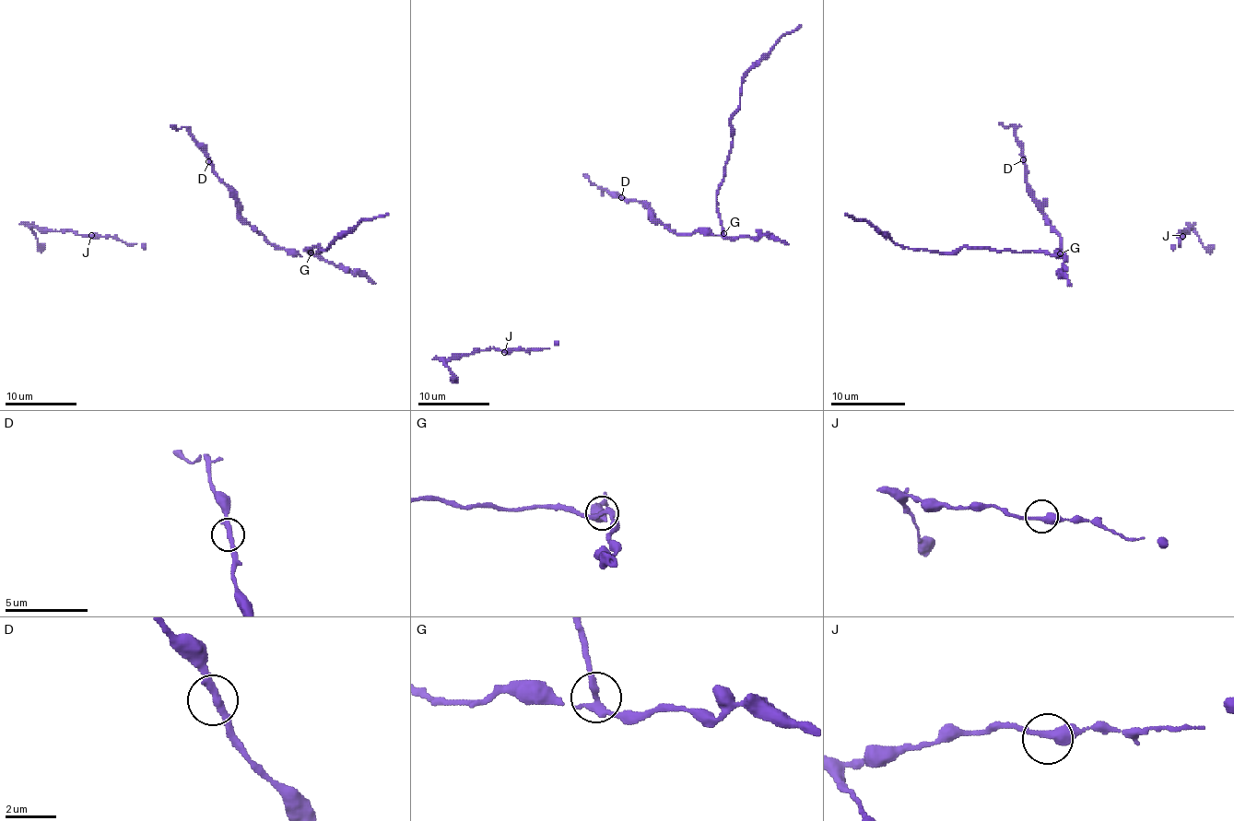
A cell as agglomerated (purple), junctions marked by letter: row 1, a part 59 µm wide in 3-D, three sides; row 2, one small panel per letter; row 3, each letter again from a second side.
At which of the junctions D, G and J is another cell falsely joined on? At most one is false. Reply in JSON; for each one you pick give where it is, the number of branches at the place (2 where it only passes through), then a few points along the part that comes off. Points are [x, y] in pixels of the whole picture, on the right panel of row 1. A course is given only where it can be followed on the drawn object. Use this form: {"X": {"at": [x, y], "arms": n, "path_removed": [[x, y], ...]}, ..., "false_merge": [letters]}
{"G": {"at": [1060, 253], "arms": 2, "path_removed": [[1060, 254], [973, 247], [938, 252], [900, 247], [865, 221], [845, 214]]}, "false_merge": ["G"]}

